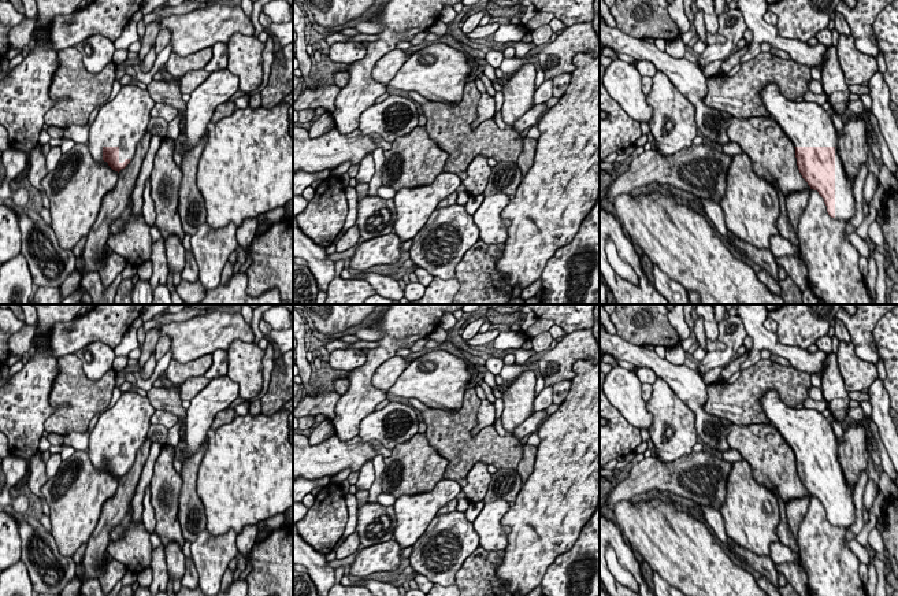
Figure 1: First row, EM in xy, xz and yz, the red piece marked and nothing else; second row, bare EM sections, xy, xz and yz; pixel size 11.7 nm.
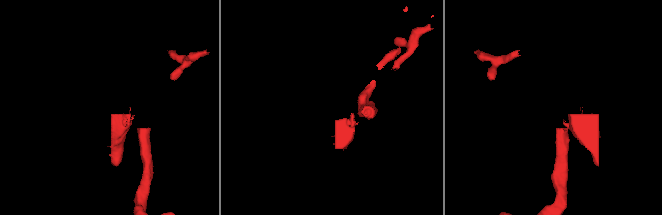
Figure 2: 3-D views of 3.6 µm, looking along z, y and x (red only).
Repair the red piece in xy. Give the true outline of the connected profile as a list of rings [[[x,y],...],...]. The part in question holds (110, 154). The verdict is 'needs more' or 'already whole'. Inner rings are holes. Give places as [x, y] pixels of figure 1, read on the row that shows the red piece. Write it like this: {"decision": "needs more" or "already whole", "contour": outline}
{"decision": "needs more", "contour": [[[123,85],[119,93],[99,110],[89,126],[88,145],[92,158],[107,162],[118,173],[125,169],[148,130],[155,104],[148,89]]]}

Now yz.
{"decision": "needs more", "contour": [[[776,84],[760,92],[769,118],[779,123],[795,148],[797,166],[810,189],[824,199],[834,219],[850,222],[856,214],[854,182],[846,177],[838,153],[838,132],[821,105],[788,100]]]}

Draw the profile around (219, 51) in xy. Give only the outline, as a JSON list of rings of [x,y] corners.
[[[216,42],[212,47],[212,59],[204,67],[209,74],[227,67],[227,44]]]

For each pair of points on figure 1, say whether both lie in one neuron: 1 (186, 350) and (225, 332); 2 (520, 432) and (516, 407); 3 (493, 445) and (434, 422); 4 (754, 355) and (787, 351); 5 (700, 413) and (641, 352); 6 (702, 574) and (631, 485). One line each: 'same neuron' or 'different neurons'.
1: same neuron
2: different neurons
3: same neuron
4: same neuron
5: same neuron
6: different neurons

